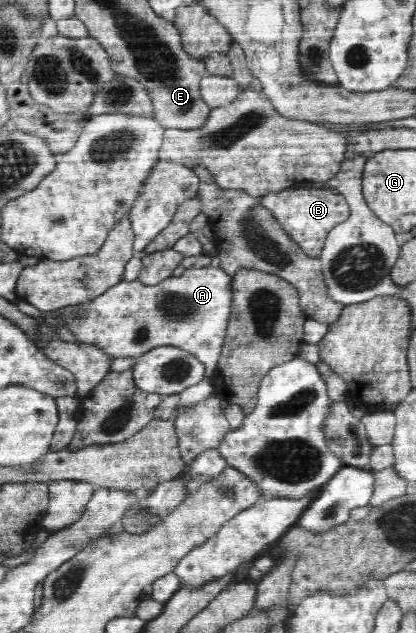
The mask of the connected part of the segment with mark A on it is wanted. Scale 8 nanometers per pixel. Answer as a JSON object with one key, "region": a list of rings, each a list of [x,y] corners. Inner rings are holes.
{"region":[[[210,265],[179,272],[179,277],[168,277],[158,285],[122,280],[102,295],[84,302],[83,316],[74,314],[63,321],[79,342],[94,344],[113,358],[138,357],[165,345],[182,348],[204,364],[204,377],[212,380],[231,316],[233,278]]]}

